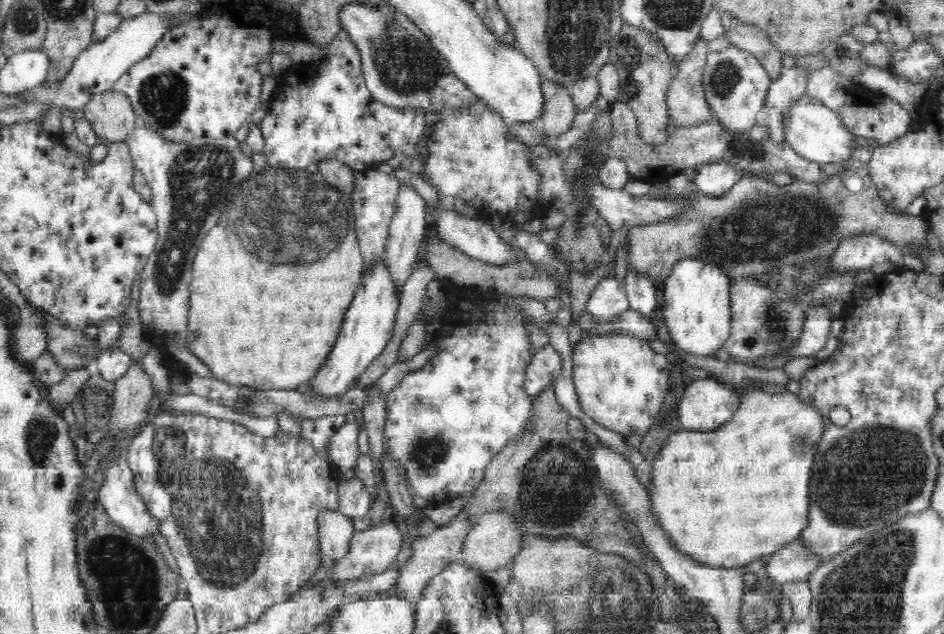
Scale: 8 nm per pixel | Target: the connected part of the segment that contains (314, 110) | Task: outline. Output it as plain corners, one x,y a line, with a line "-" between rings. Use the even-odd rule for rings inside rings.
342,30
332,42
329,42
324,58
321,58
317,63
304,65
302,74
300,74
300,69
298,70
298,76
300,76
298,86
292,86
290,90
278,90
276,94
272,94
272,96
276,96
276,98
273,98
274,102
272,102
272,106
269,106
270,112
264,116
264,120
261,120
258,125
258,129
263,134
263,139
265,140
263,154
266,156
267,164
269,164
270,167
306,169
310,166
311,162
336,159
339,160
339,162
347,164
347,166
352,168
355,172
364,172
366,170
373,170
378,164
385,163
396,155
404,154
403,156
406,156
406,158
408,156
417,158
418,149
416,147
416,142
418,142
418,138
420,138
424,132
424,126
426,126
424,115
426,112
422,111
421,108
401,109
391,107
390,105
382,104
382,101
378,101
378,99
374,99
374,96
370,94
369,88
365,85
360,60
361,56
359,56
359,51
355,48
355,44
350,41
350,37
347,36
346,31

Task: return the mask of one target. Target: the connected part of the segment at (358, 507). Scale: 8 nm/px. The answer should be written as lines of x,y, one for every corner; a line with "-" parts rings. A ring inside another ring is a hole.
354,474
354,478
342,478
338,486
340,514
356,520
369,514
372,498
364,483

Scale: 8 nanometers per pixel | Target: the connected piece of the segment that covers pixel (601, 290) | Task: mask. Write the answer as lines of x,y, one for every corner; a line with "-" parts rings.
612,277
602,279
590,294
585,310
598,323
616,320
629,309
625,284

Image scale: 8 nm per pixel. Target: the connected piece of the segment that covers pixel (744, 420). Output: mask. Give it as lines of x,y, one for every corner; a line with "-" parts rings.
748,391
741,399
738,412
721,428
714,431
686,431
675,433
667,441
666,448
658,454
658,459
651,462
651,488
648,495
651,498
653,516
660,523
660,527
670,537
676,549
686,553
704,565
711,567
736,568
750,564
760,557
770,555
781,550
786,544
799,538
810,520
810,472
816,456
816,448
824,435
824,419
810,404
803,402
801,396
784,392
784,394
768,394
768,392

